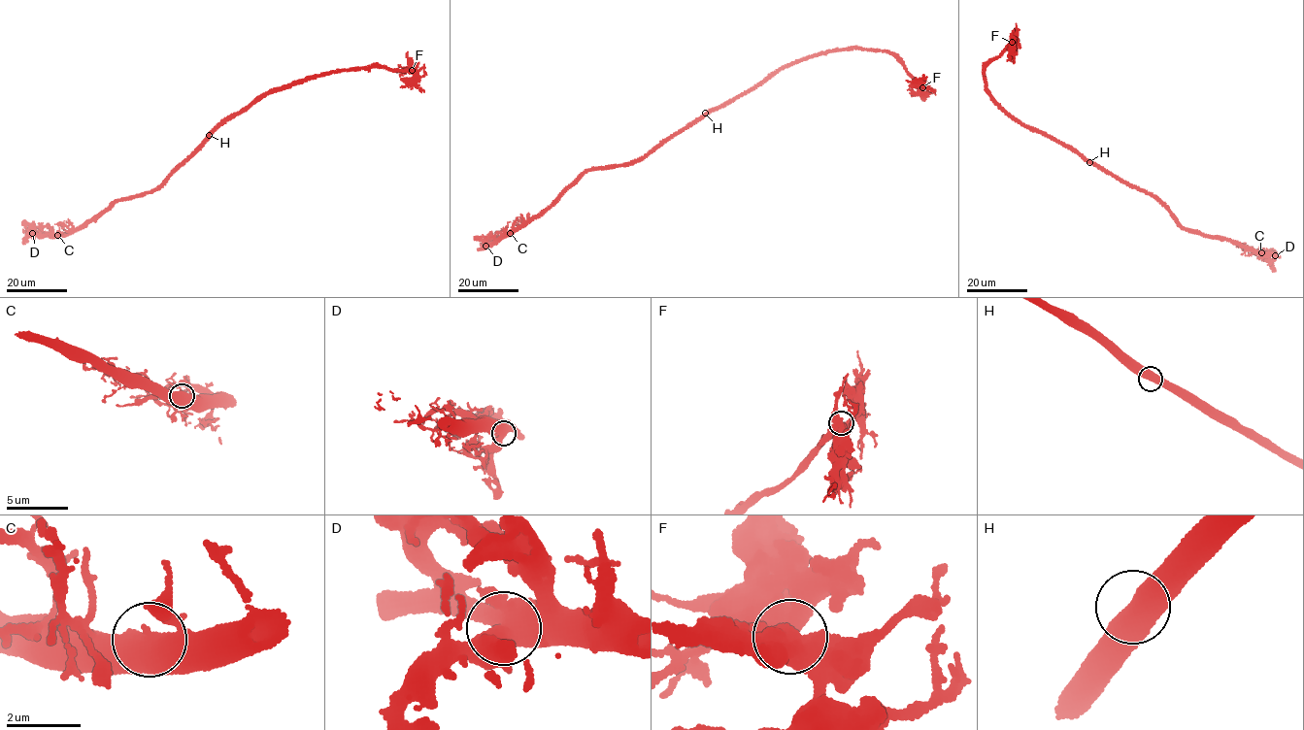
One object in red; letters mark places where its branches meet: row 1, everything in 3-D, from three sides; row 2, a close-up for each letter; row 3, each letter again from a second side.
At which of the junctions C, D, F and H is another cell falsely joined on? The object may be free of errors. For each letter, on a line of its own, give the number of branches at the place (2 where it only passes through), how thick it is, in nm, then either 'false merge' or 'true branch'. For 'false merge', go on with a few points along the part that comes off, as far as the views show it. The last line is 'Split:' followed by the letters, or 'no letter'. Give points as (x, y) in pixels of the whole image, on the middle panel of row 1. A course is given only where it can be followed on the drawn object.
C: 2 branches meet; 700 nm thick; true branch
D: 5 branches meet; 550 nm thick; true branch
F: 2 branches meet; 550 nm thick; true branch
H: 2 branches meet; 550 nm thick; true branch
Split: no letter

